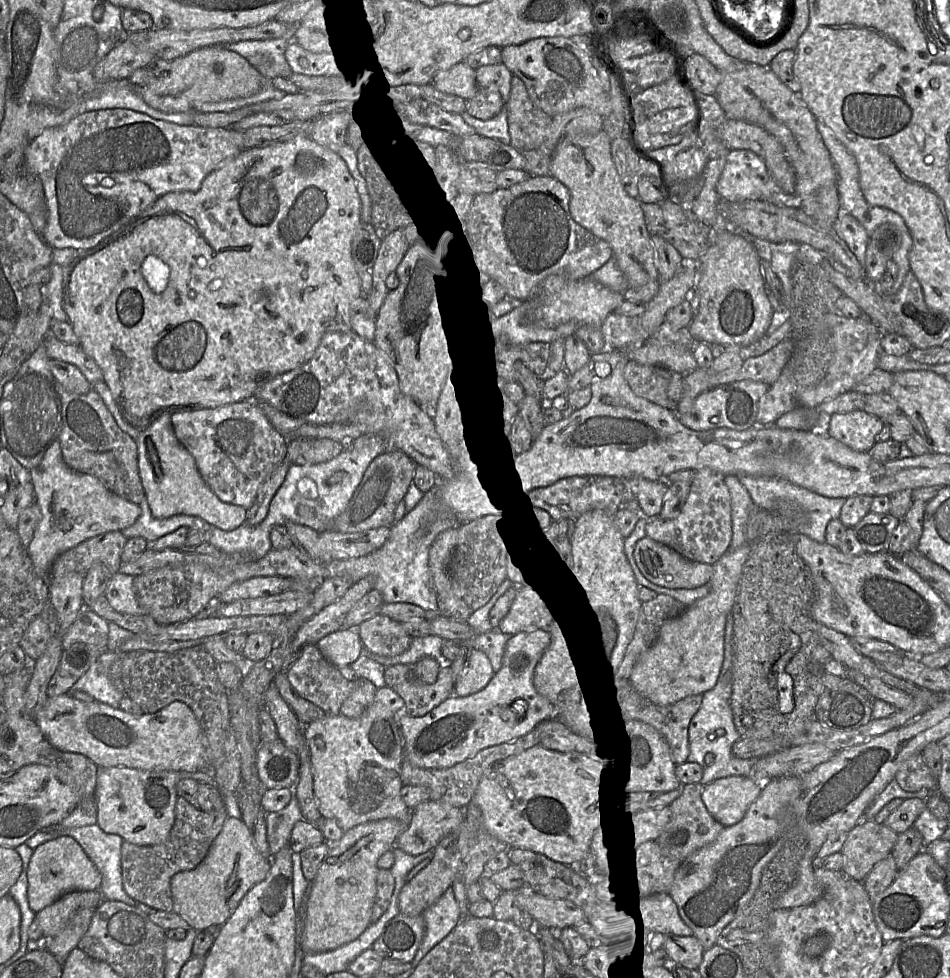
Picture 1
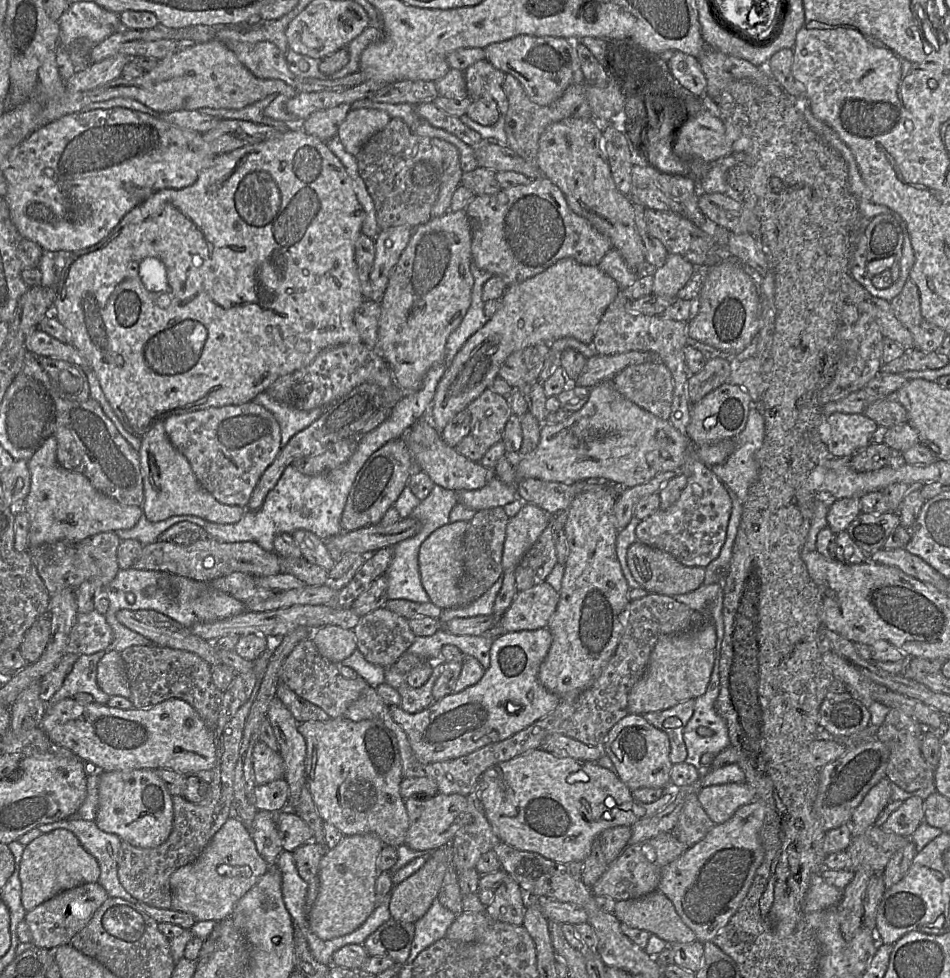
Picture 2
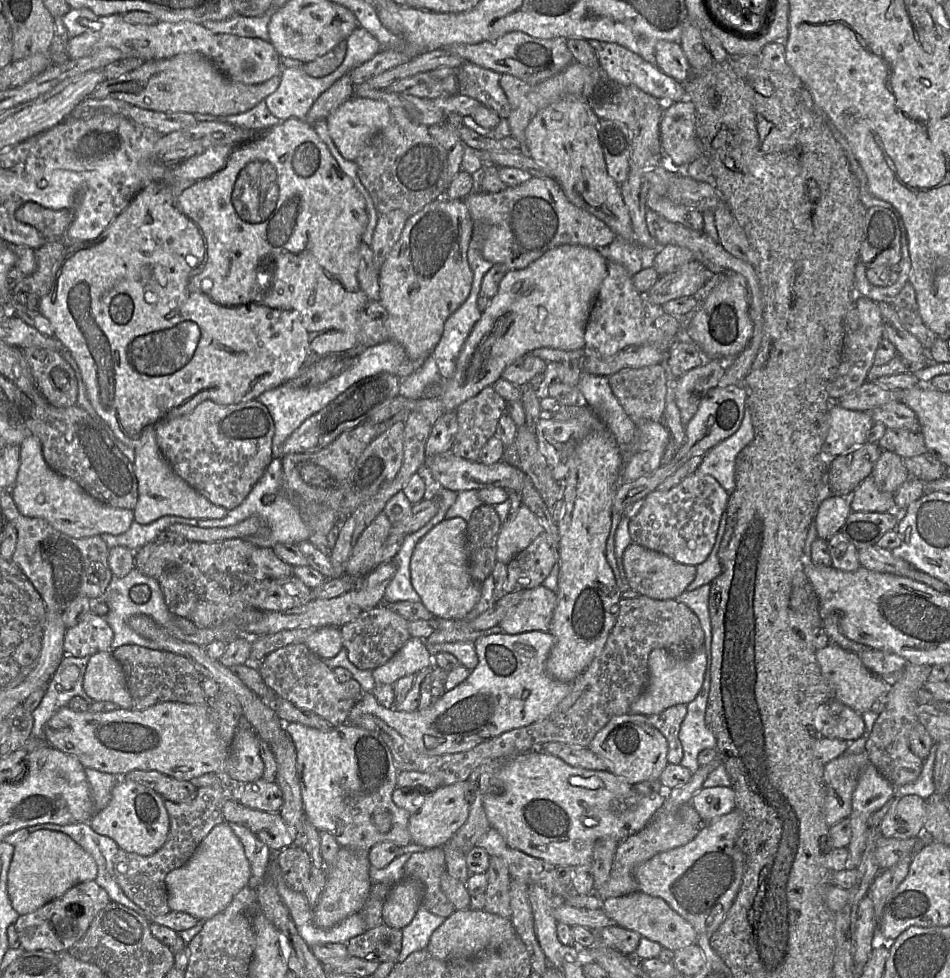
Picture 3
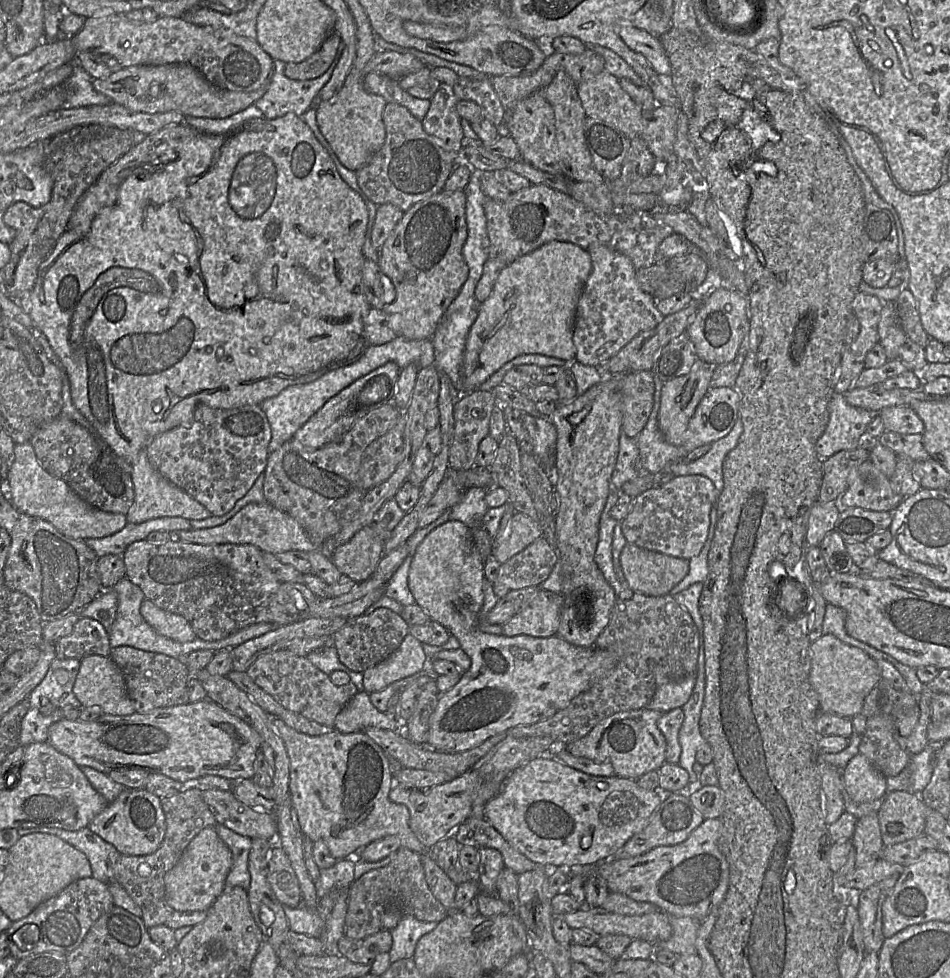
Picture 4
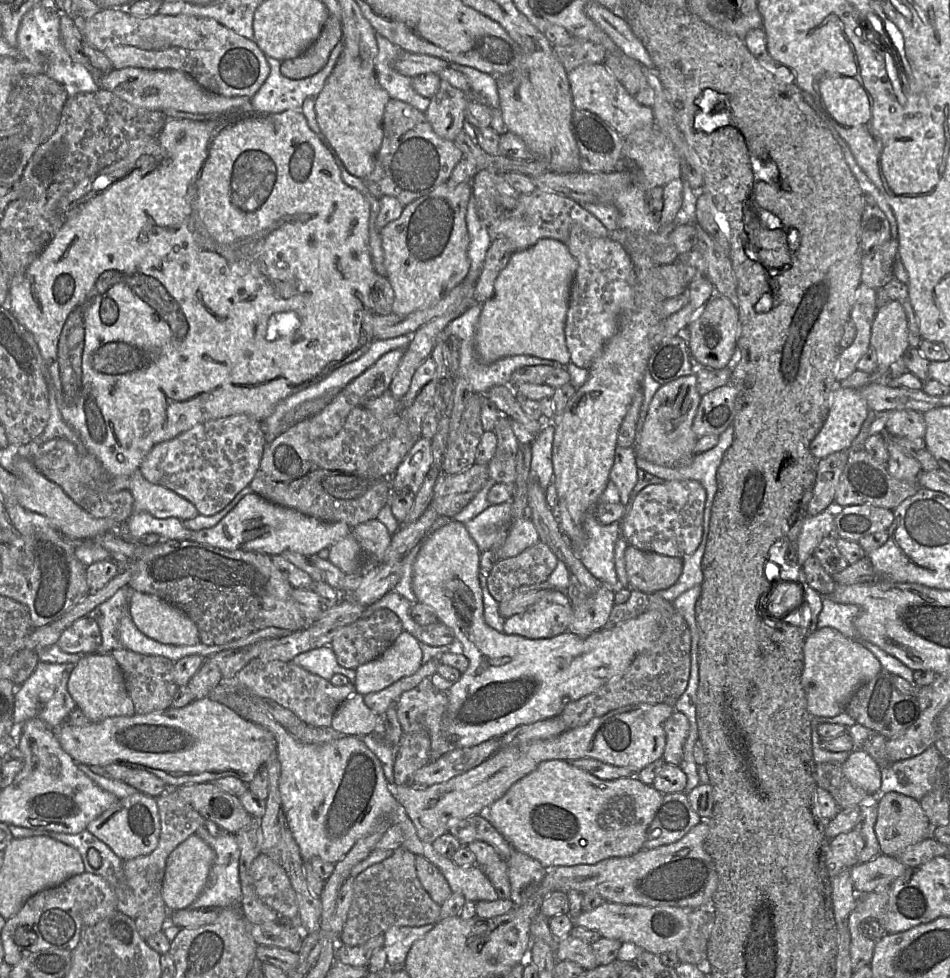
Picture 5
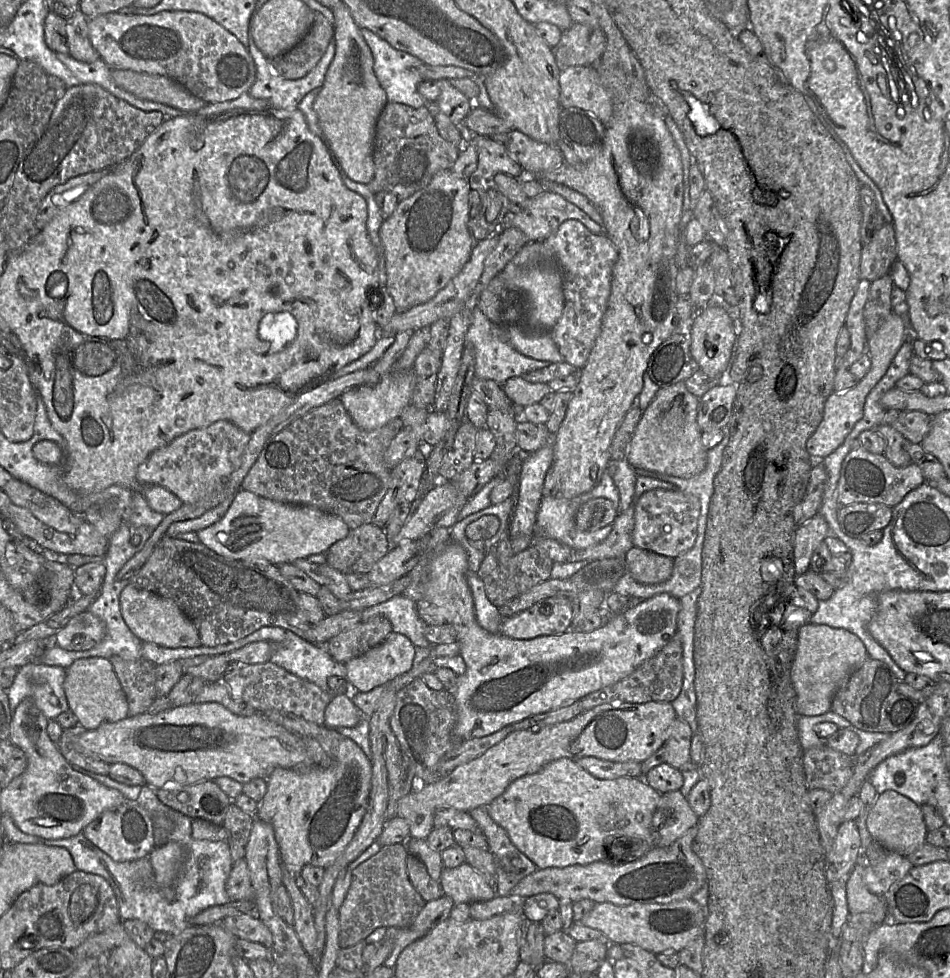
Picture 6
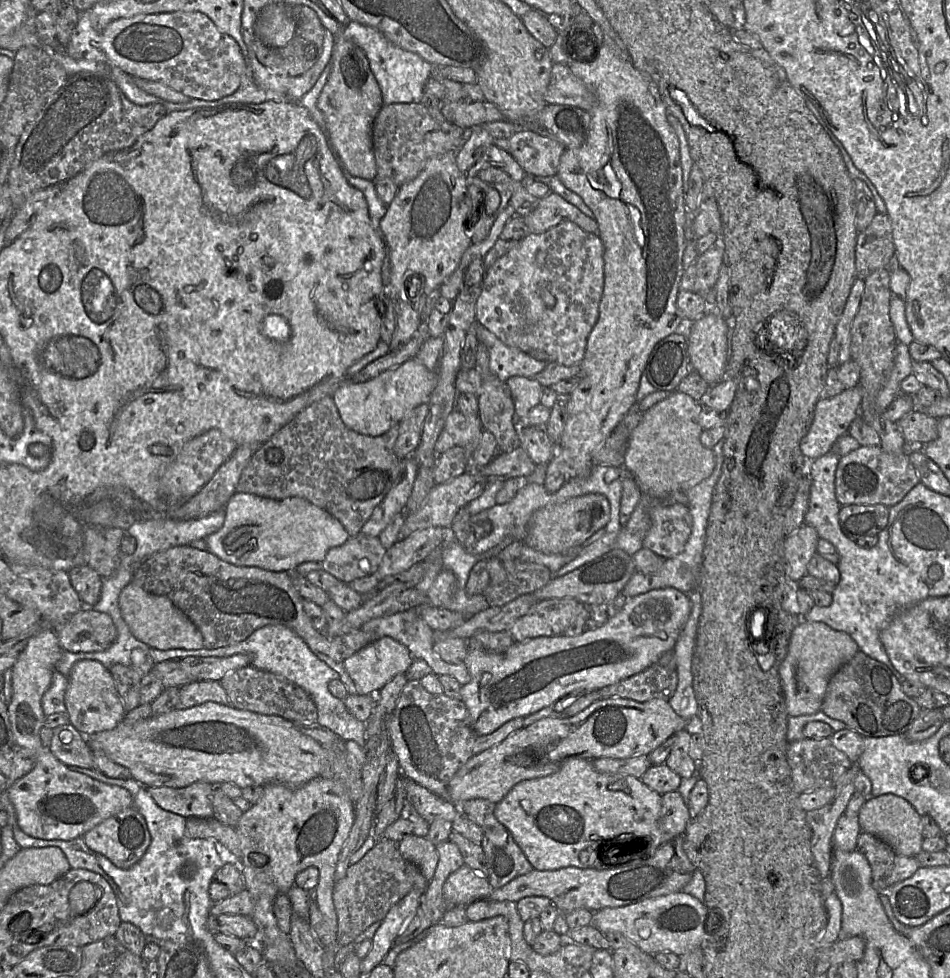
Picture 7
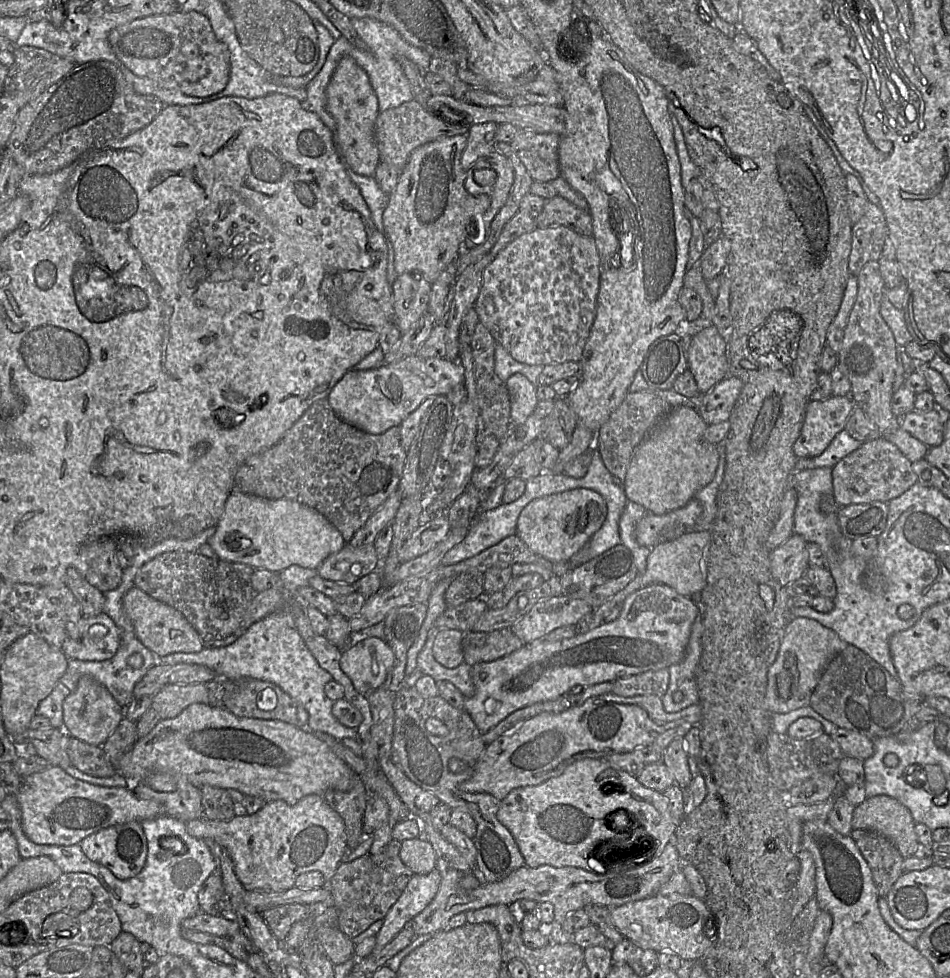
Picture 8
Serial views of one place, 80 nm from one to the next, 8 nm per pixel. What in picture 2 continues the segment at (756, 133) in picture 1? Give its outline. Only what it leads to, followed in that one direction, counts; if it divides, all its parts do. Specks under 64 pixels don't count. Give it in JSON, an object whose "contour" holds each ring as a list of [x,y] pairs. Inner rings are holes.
{"contour":[[[704,95],[702,102],[702,109],[694,115],[689,115],[687,121],[672,138],[674,154],[688,160],[715,162],[733,152],[746,150],[750,146],[750,140],[742,135],[740,128],[732,123],[724,123],[709,97]]]}

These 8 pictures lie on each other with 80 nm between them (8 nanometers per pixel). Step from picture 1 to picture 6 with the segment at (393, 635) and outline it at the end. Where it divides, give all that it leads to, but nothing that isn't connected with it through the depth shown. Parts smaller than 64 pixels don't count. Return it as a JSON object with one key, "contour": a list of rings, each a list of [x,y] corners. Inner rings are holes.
{"contour":[[[375,616],[330,639],[327,650],[336,662],[345,664],[381,644],[391,633],[392,625],[389,619]]]}

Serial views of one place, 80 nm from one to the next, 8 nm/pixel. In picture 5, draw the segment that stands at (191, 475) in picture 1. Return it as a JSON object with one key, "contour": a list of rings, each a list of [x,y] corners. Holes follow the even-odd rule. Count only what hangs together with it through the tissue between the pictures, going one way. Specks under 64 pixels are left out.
{"contour":[[[137,469],[130,477],[132,513],[147,512],[156,518],[175,517],[181,521],[199,515],[195,506],[177,493],[146,480]]]}

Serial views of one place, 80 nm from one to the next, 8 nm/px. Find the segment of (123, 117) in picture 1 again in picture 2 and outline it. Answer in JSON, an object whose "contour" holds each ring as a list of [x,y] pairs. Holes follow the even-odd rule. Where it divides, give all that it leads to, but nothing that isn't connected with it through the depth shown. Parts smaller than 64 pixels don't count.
{"contour":[[[124,108],[108,110],[93,110],[66,115],[48,125],[45,125],[14,147],[8,154],[3,168],[3,175],[7,182],[7,193],[4,196],[9,207],[10,219],[18,232],[26,239],[38,244],[43,251],[79,251],[96,245],[107,237],[120,223],[123,217],[132,209],[146,201],[156,192],[163,189],[182,189],[191,186],[204,169],[212,165],[218,155],[212,152],[208,143],[203,139],[203,134],[179,128],[173,124],[145,113]],[[30,203],[42,203],[54,214],[52,221],[39,221],[26,215],[26,207]]]}

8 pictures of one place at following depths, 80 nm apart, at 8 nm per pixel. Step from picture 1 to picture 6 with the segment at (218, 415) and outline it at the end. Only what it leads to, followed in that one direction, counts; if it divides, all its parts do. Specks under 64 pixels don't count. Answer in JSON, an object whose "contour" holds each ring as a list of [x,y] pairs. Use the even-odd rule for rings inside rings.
{"contour":[[[220,420],[191,430],[153,451],[138,467],[136,478],[141,485],[158,485],[166,488],[185,504],[198,503],[215,489],[215,484],[231,474],[251,438],[230,421]]]}

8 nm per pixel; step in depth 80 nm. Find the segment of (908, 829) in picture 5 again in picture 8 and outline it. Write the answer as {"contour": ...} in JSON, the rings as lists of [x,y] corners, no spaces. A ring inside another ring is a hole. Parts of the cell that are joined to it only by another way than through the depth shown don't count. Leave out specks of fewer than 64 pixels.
{"contour":[[[878,795],[867,798],[854,809],[852,829],[875,831],[888,838],[901,856],[912,857],[919,845],[915,821],[898,800]]]}

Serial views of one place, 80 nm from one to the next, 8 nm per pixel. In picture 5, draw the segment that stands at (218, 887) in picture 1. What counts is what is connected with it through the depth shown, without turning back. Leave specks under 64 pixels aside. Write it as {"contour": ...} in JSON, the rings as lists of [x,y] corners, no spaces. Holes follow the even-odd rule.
{"contour":[[[192,835],[179,844],[168,856],[161,894],[170,911],[188,908],[204,889],[215,859],[212,848],[199,836]]]}

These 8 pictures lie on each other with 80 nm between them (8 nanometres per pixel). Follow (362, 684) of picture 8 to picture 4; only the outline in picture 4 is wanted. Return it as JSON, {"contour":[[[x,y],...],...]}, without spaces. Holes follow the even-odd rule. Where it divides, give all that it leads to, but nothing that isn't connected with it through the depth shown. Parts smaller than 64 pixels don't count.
{"contour":[[[407,634],[399,647],[393,651],[385,660],[373,667],[367,668],[363,674],[363,691],[371,693],[380,691],[391,683],[402,678],[416,674],[427,666],[426,655],[422,648],[422,643],[411,634]]]}

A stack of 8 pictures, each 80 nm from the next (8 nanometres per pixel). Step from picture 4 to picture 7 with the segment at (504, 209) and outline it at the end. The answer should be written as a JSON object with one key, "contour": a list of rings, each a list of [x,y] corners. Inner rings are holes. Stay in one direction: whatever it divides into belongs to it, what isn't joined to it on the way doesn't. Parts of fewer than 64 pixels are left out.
{"contour":[[[553,192],[539,199],[536,208],[523,219],[530,232],[534,234],[543,233],[565,221],[577,224],[585,232],[594,234],[598,232],[595,219],[586,216],[577,207]]]}

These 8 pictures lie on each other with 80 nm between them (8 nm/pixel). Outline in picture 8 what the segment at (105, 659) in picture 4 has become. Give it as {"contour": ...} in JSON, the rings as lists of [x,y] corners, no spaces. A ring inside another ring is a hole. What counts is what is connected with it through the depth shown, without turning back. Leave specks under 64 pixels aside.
{"contour":[[[82,676],[76,689],[63,702],[63,723],[66,733],[94,746],[102,746],[123,719],[122,708],[110,692],[90,676]]]}

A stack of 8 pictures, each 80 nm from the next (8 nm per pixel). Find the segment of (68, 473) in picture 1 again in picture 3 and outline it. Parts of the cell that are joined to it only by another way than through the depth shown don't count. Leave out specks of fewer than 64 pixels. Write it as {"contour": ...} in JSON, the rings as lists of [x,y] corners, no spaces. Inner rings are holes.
{"contour":[[[27,437],[18,447],[20,465],[10,494],[23,516],[41,518],[57,531],[76,539],[100,534],[119,535],[130,528],[134,520],[133,510],[105,505],[87,494],[72,479],[52,470],[43,457],[37,437]]]}

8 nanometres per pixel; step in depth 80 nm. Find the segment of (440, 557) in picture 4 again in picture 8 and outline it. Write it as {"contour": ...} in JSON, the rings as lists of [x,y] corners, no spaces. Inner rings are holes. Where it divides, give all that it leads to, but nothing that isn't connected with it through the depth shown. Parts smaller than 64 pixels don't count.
{"contour":[[[663,584],[650,585],[629,596],[623,603],[619,618],[611,623],[603,623],[586,634],[576,635],[571,639],[541,639],[524,644],[522,648],[502,658],[471,666],[471,677],[476,691],[474,696],[465,698],[465,710],[478,729],[485,733],[513,712],[526,706],[575,694],[585,687],[603,682],[614,682],[648,671],[669,668],[683,659],[691,627],[699,614],[699,607],[691,598],[682,596]]]}

